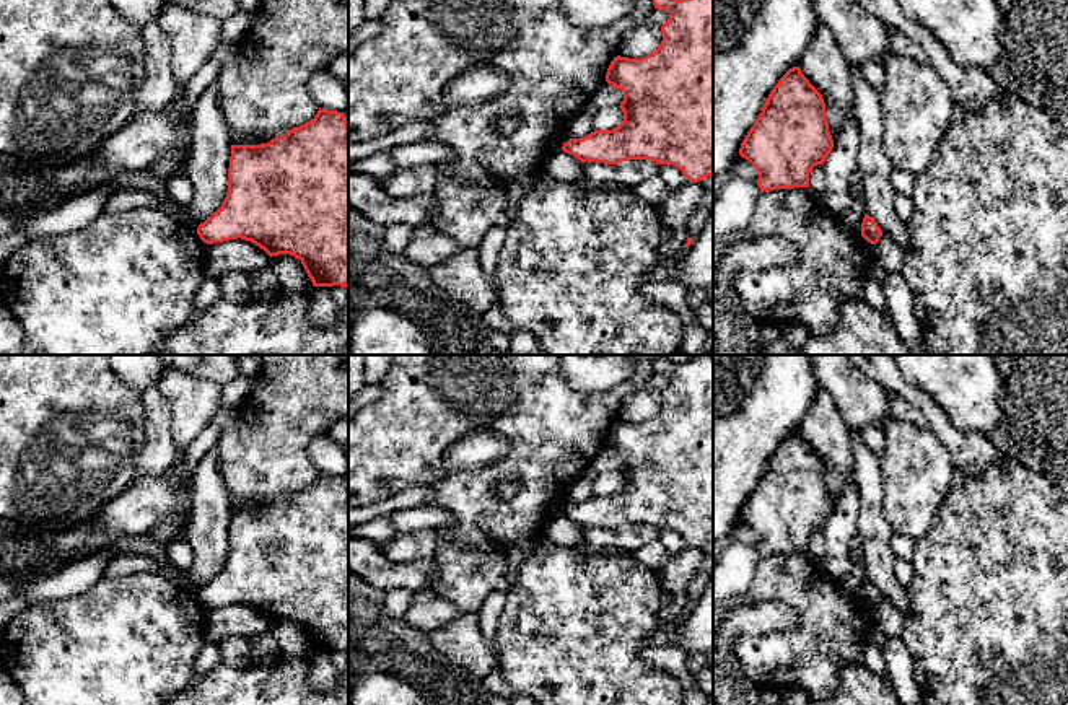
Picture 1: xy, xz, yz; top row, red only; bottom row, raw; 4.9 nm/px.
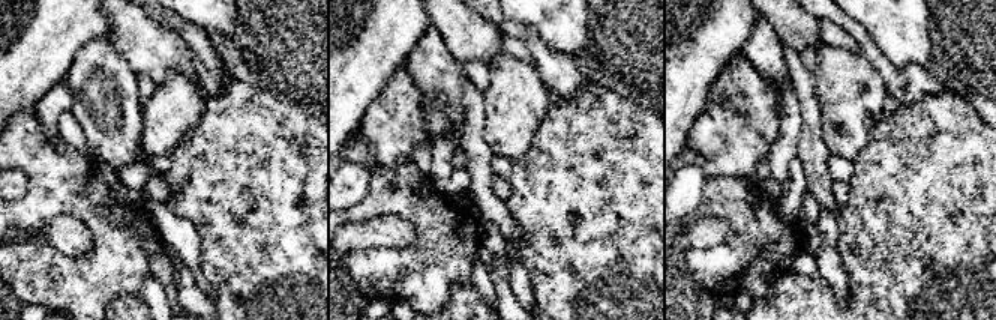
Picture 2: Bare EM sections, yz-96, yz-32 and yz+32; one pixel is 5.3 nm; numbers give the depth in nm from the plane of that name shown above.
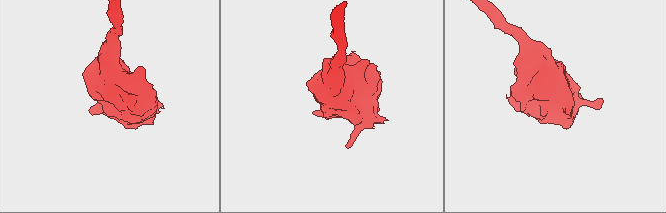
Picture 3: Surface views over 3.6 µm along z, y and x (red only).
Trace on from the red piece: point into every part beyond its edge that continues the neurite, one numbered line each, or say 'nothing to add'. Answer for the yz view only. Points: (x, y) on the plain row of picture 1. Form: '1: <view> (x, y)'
nothing to add

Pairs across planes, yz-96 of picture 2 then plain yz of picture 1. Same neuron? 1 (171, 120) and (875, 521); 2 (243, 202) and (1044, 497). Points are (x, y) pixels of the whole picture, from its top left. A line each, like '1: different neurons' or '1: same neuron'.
1: different neurons
2: same neuron

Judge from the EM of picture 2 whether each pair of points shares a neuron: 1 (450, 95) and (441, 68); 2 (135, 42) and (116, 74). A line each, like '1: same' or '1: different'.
1: same
2: different

